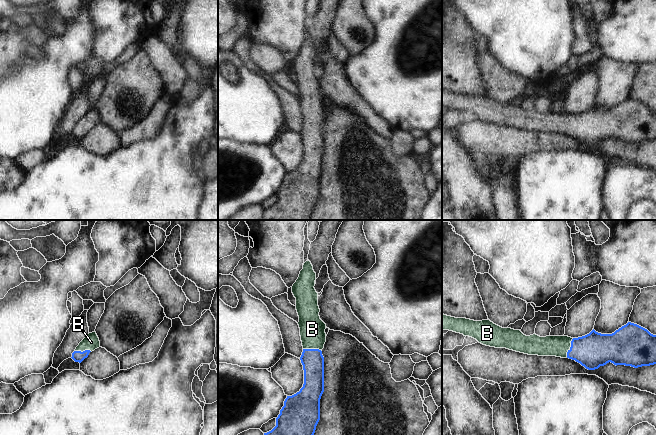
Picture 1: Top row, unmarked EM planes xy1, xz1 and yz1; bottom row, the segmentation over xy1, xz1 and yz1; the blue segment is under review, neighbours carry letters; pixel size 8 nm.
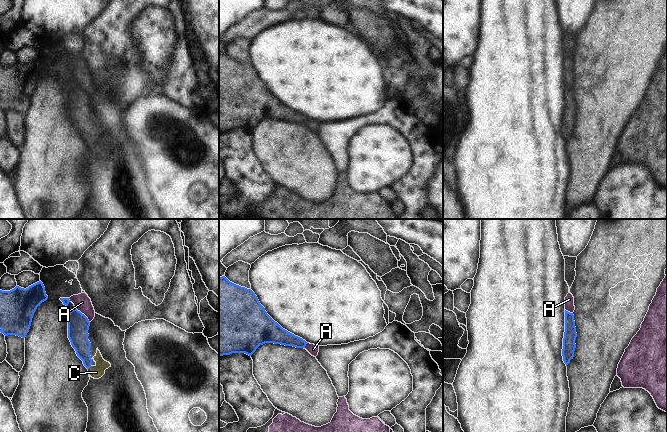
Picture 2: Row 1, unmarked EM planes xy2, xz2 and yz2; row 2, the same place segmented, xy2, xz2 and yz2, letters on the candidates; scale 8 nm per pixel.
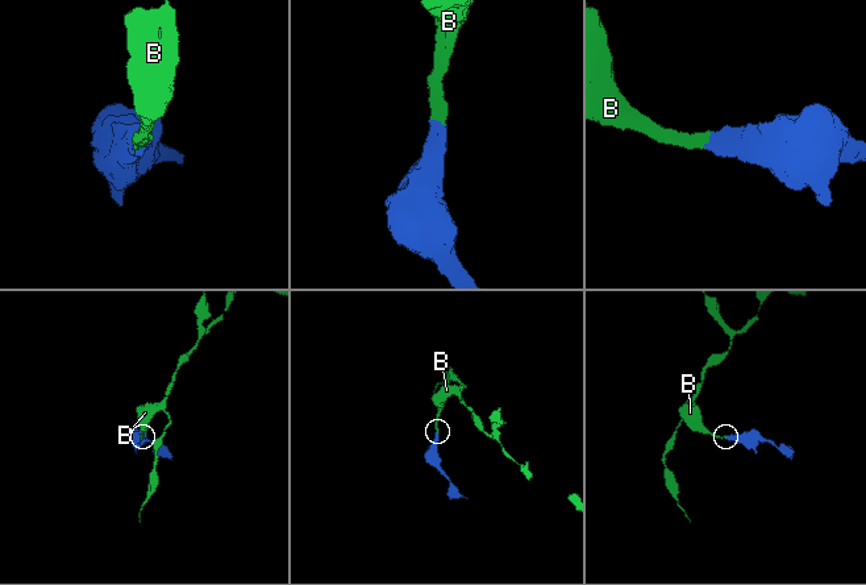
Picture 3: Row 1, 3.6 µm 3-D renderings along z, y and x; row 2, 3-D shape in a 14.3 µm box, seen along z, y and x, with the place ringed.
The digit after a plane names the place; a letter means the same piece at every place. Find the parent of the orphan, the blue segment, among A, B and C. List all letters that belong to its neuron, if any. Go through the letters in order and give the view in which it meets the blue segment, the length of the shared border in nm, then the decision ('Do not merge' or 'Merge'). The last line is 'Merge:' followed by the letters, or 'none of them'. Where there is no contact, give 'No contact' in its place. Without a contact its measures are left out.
A: Touches blue in xy2. Shared border 160 nm. Do not merge
B: Touches blue in yz1. Shared border 170 nm. Merge
C: Touches blue in xy2. Shared border 40 nm. Merge
Merge: B, C

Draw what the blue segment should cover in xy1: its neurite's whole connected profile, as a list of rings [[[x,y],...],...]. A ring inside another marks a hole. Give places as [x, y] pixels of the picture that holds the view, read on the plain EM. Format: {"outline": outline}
{"outline": [[[96,108],[89,109],[76,123],[72,129],[72,135],[81,139],[88,133],[89,129],[100,123],[100,117]]]}

